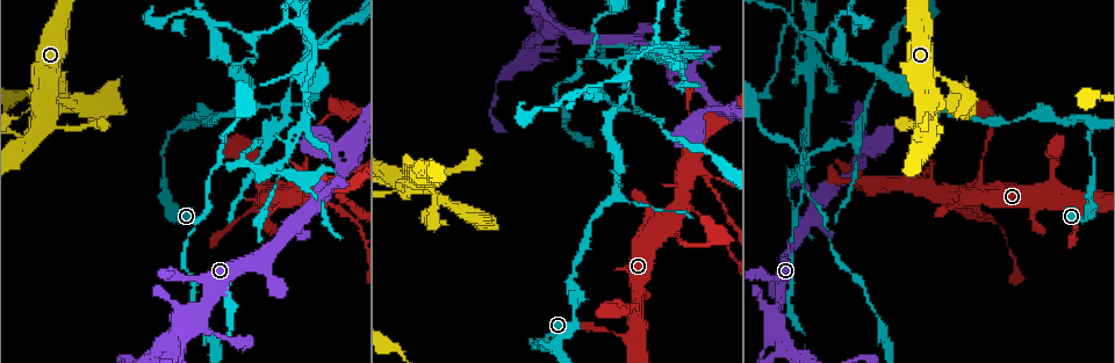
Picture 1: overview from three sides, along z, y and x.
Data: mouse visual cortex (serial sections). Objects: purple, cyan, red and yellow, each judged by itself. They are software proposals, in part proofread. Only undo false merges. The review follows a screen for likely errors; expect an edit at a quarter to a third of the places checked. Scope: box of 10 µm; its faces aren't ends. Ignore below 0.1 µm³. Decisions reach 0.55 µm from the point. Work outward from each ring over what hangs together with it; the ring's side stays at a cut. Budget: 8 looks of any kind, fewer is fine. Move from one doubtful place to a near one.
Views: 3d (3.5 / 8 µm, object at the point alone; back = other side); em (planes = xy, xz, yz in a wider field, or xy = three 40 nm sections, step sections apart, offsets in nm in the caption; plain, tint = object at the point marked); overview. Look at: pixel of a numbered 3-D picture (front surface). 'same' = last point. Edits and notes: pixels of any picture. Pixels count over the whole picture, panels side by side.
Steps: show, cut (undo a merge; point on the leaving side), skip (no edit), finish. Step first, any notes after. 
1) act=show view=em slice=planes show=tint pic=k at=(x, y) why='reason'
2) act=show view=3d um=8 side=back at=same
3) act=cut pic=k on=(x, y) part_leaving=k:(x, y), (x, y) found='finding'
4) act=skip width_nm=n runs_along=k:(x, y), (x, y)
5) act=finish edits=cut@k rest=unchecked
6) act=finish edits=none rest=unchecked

act=show view=3d um=3.5 pic=1 at=(187, 121) why='sharp bend'

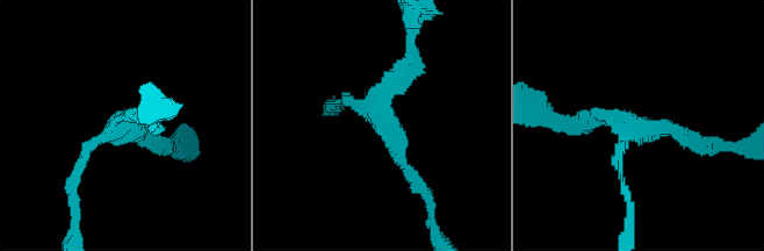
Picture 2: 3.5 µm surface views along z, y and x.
act=show view=em slice=xy step=2 show=tint pic=2 at=(118, 122)

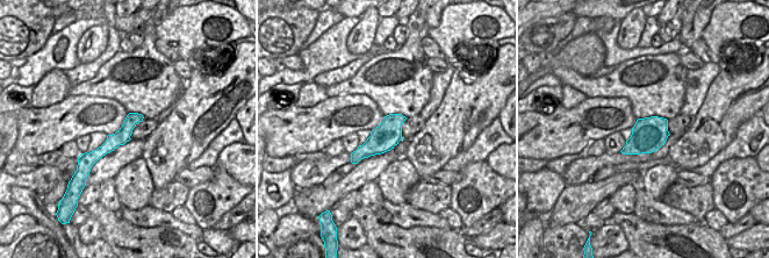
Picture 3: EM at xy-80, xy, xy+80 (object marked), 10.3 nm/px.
act=skip runs_along=2:(340, 102), (375, 112), (411, 40) found='all the same cell'

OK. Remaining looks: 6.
act=show view=3d um=3.5 pic=1 at=(214, 26) why='thick turns thin'

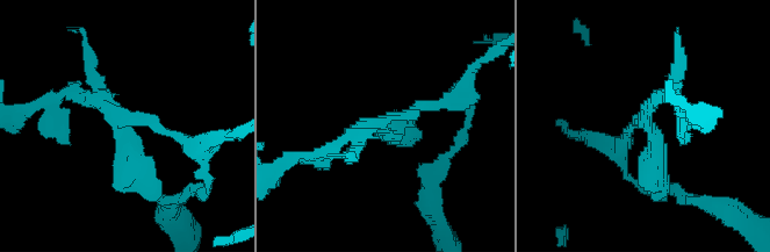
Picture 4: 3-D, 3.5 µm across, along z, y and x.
act=show view=em slice=planes show=tint pic=4 at=(380, 122)

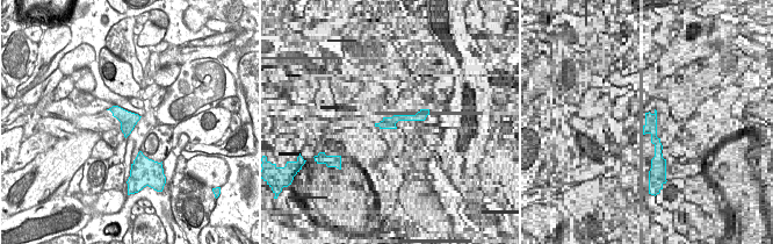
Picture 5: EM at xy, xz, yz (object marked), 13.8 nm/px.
act=cut pic=4 on=(649, 168) border=5:(115, 106), (115, 113), (134, 127) found='two cells meet here'

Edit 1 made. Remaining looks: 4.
act=show view=3d um=3.5 pic=1 at=(987, 111) why='thick turns thin'

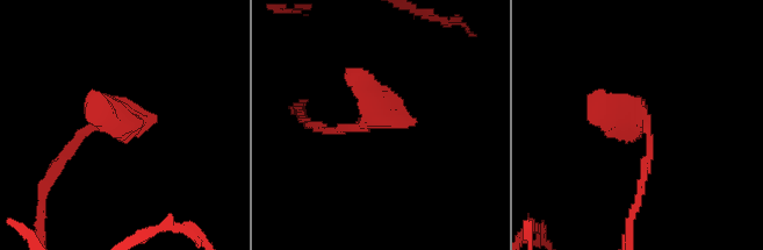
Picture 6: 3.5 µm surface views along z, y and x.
act=show view=em slice=xy step=1 show=tint pic=6 at=(645, 122) why='now the EM'

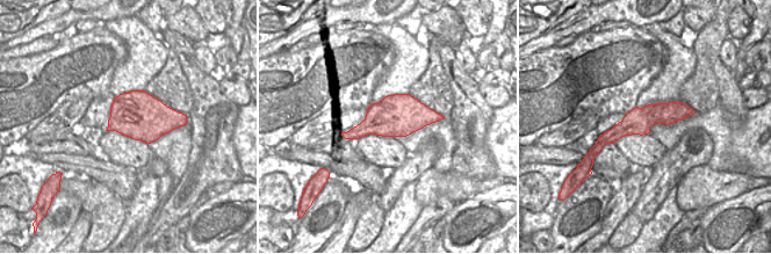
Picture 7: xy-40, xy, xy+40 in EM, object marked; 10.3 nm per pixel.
act=skip runs_along=6:(643, 180), (647, 127), (594, 94) found='one cell here'

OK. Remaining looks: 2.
act=finish edits=cut@4 rest=unchecked

